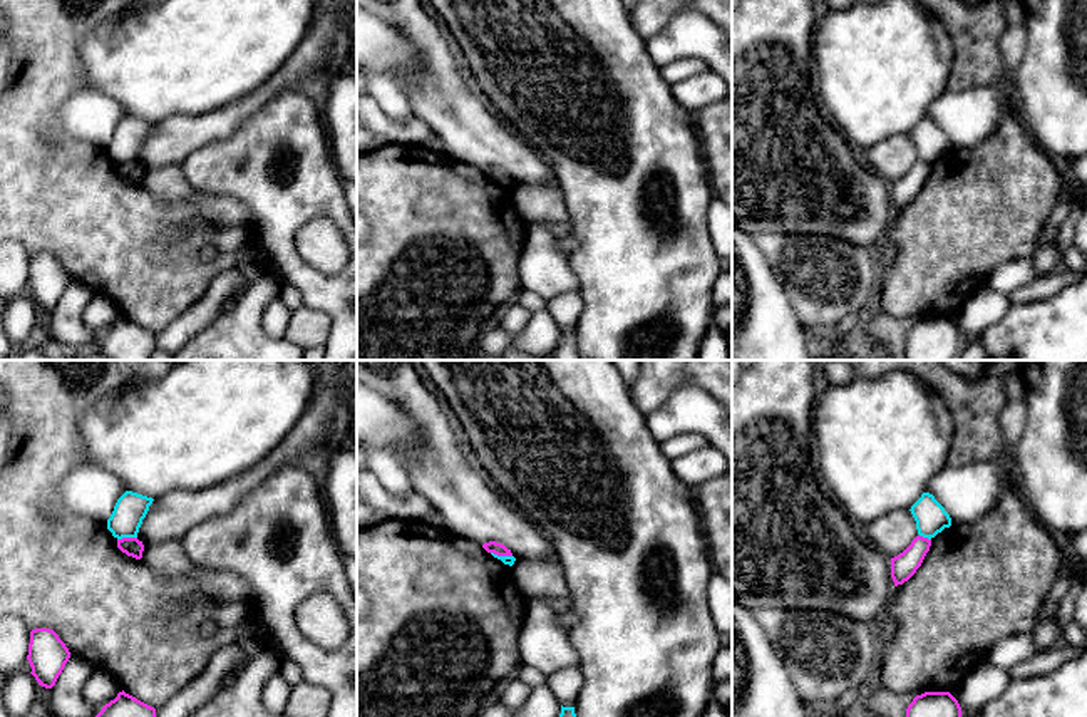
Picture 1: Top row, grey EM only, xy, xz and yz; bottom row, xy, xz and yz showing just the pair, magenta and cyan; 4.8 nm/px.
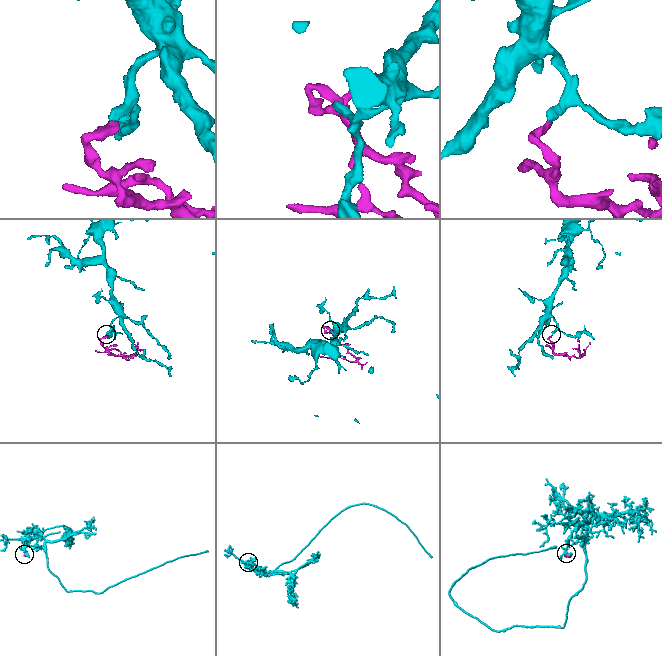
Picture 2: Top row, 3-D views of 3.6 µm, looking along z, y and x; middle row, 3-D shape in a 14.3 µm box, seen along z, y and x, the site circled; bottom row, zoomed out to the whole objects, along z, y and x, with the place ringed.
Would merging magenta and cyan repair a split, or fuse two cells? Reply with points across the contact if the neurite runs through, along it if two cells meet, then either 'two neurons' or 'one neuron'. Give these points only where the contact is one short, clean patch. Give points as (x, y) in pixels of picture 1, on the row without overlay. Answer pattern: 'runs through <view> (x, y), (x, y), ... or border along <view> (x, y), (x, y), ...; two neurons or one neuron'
border along xy (136, 161), (118, 165); two neurons

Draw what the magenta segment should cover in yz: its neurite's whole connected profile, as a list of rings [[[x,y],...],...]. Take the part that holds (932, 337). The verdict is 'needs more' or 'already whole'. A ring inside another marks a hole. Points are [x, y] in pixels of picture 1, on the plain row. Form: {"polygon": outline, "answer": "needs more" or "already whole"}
{"polygon": [[[925,317],[906,333],[906,360],[956,360],[961,332],[950,317]]], "answer": "already whole"}

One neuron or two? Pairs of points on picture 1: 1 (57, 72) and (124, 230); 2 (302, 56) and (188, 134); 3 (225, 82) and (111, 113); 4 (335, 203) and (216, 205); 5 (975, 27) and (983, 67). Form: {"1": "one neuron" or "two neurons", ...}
{"1": "one neuron", "2": "one neuron", "3": "two neurons", "4": "two neurons", "5": "one neuron"}

